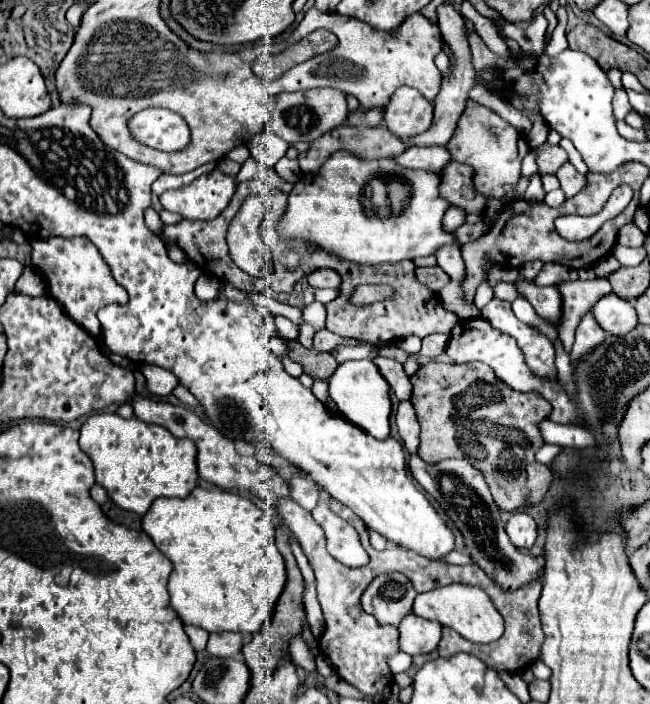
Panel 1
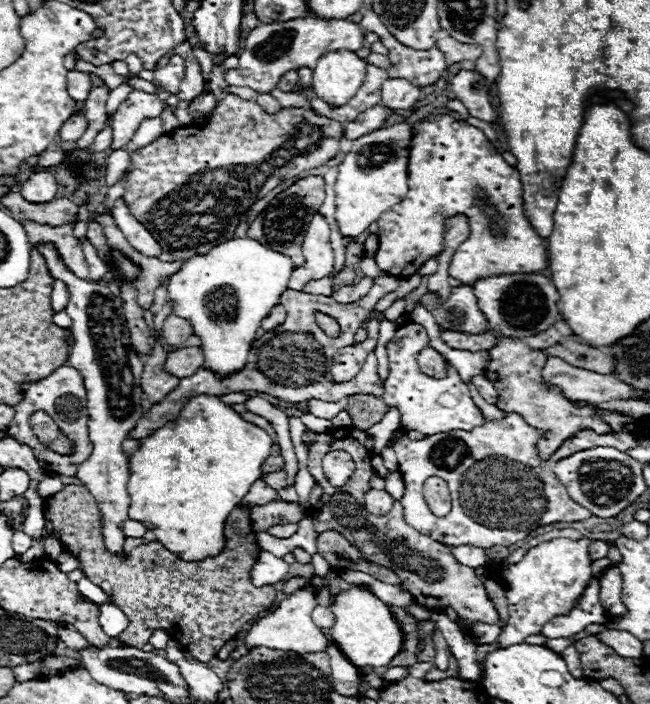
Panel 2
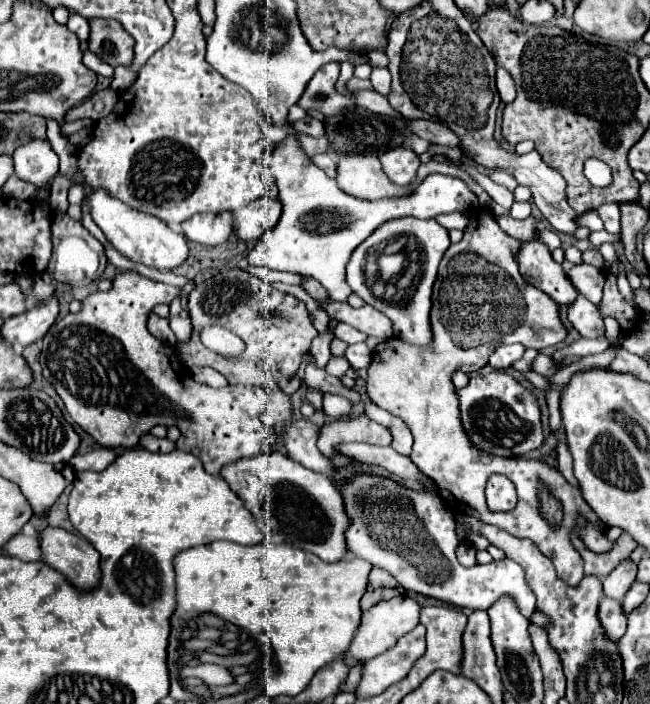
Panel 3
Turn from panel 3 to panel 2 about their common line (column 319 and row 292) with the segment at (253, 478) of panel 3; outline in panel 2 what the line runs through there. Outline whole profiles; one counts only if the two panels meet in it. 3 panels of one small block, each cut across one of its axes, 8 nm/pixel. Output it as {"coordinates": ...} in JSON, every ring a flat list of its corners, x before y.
{"coordinates":[[542,274,488,276,488,278,476,280,472,288,482,314,486,314,490,330,502,336,530,338,544,332,560,318,560,312,556,308,556,302,558,302,556,286,550,278]]}

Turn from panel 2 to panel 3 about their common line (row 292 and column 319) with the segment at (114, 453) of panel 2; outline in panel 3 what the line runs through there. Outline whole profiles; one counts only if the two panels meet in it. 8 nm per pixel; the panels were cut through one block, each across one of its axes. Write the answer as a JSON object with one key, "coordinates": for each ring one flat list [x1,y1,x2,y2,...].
{"coordinates":[[330,62,322,66,322,70,318,70,314,78,308,82,304,94,298,100,298,106,304,108,306,112,314,108,322,112,326,118,336,114,346,114,348,108,354,106,354,98,336,92,338,76,340,76,338,62]]}

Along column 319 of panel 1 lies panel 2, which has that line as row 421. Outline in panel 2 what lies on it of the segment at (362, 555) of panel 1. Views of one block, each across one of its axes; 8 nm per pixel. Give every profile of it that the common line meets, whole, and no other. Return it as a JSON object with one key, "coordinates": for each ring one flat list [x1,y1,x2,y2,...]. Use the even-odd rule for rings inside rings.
{"coordinates":[[508,414,502,422,486,422,470,432,450,430,426,436,424,440,408,440,406,432,394,452,406,492,400,500,406,522,420,534,430,536,446,546,510,546,524,540,536,526,554,522,582,522,592,516,588,508,576,504,564,484,554,474,554,462,538,458,534,444,540,432,530,428,522,416],[440,476,448,482,452,494,452,510,448,516,434,516,422,496,426,478]]}

